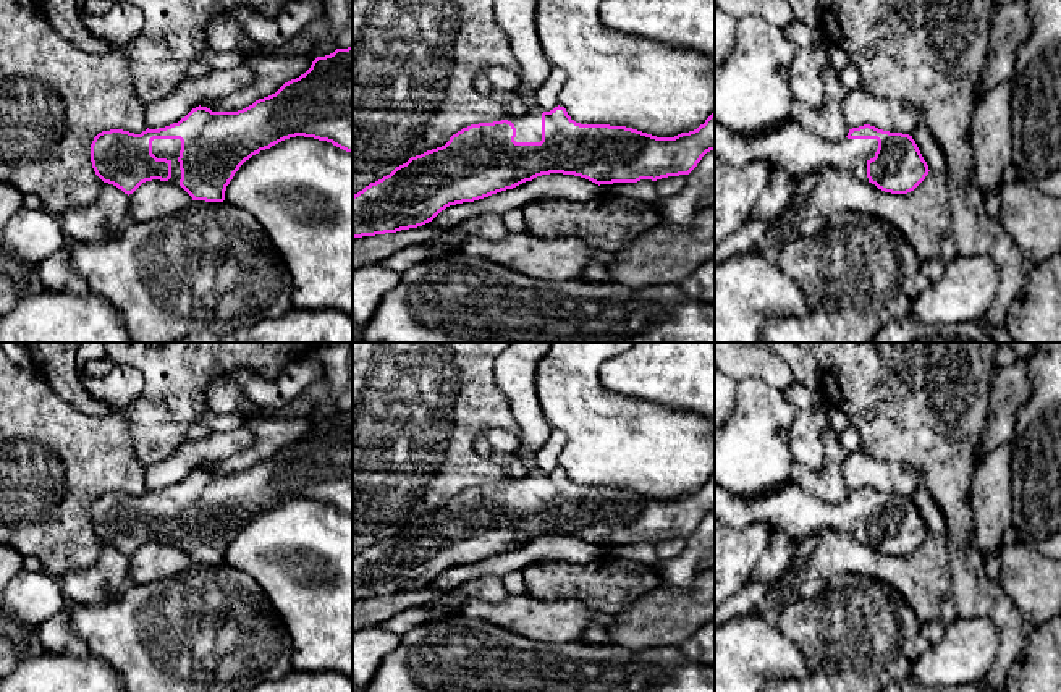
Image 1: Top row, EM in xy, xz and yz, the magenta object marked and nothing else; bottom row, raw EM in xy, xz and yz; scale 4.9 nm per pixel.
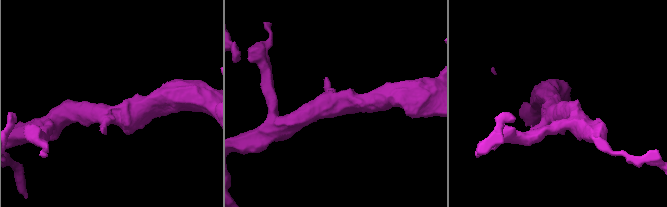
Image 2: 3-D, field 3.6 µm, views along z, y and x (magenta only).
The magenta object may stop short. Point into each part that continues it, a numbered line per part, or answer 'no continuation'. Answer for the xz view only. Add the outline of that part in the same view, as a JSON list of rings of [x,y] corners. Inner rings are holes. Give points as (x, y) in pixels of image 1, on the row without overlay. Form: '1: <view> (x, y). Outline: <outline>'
1: xz (528, 489). Outline: [[[535,467],[527,472],[526,477],[514,479],[506,477],[506,482],[511,483],[516,490],[516,504],[540,504],[542,503],[542,475],[543,472]]]

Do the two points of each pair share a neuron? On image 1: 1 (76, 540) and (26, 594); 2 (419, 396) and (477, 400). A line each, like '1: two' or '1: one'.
1: two
2: one

